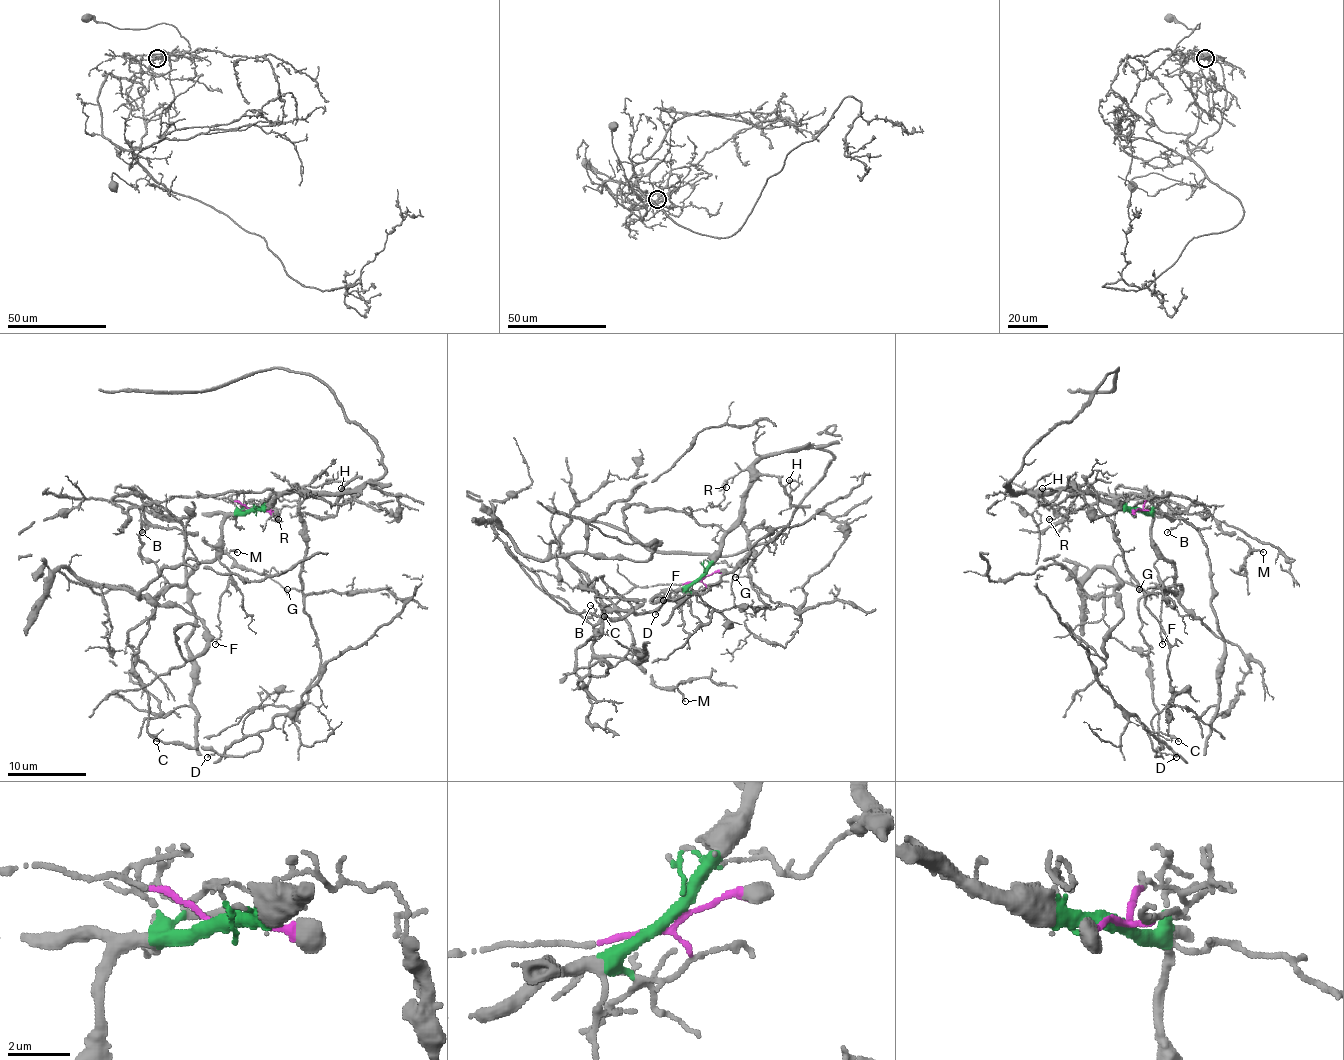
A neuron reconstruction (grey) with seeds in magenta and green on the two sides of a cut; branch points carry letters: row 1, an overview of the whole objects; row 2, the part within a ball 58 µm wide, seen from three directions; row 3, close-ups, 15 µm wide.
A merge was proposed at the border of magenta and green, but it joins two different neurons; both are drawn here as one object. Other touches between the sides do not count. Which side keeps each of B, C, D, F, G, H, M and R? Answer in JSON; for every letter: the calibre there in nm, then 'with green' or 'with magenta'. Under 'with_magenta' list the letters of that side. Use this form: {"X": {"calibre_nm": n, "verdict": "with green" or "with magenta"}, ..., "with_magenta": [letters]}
{"B": {"calibre_nm": 110, "verdict": "with green"}, "C": {"calibre_nm": 130, "verdict": "with green"}, "D": {"calibre_nm": 100, "verdict": "with green"}, "F": {"calibre_nm": 150, "verdict": "with green"}, "G": {"calibre_nm": 90, "verdict": "with green"}, "H": {"calibre_nm": 130, "verdict": "with green"}, "M": {"calibre_nm": 160, "verdict": "with green"}, "R": {"calibre_nm": 120, "verdict": "with green"}, "with_magenta": []}

